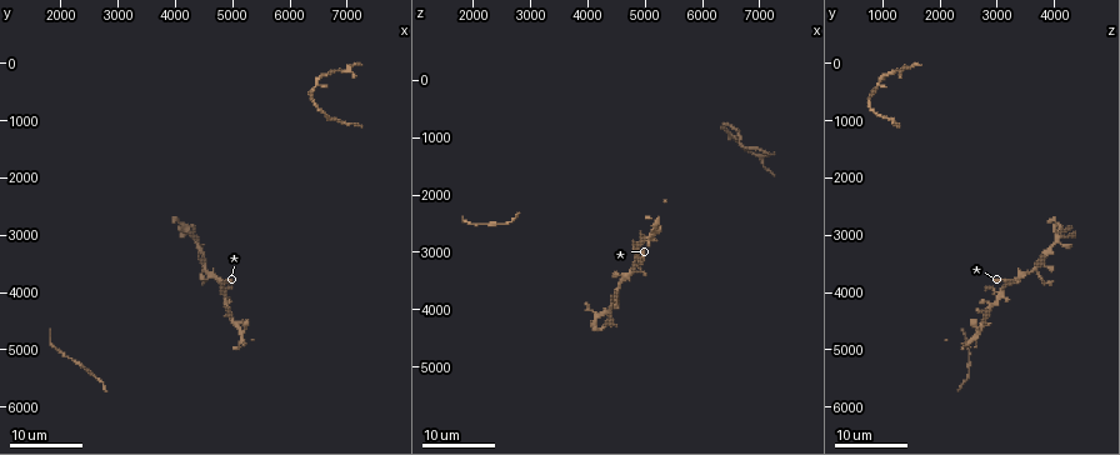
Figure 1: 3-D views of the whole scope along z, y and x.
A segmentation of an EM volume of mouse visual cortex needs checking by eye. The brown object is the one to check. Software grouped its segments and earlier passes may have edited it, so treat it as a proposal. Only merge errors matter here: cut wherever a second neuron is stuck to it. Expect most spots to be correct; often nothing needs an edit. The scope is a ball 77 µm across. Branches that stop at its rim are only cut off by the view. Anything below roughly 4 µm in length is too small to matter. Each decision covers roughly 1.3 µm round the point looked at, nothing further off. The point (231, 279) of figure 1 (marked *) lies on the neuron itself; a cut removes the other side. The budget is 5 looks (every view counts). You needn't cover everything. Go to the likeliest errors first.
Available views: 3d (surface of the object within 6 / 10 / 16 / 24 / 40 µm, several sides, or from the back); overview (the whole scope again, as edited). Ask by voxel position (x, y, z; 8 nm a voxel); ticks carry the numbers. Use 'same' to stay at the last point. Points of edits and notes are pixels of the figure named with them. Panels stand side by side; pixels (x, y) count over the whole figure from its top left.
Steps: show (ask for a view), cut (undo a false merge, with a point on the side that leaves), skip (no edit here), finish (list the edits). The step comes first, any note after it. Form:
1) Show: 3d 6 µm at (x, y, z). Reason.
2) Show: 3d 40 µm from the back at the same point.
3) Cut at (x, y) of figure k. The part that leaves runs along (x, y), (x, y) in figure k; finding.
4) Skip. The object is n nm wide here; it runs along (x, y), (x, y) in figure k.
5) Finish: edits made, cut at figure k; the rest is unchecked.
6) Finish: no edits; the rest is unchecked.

Show: 3d 24 µm at (4800, 3850, 3250). A fork.

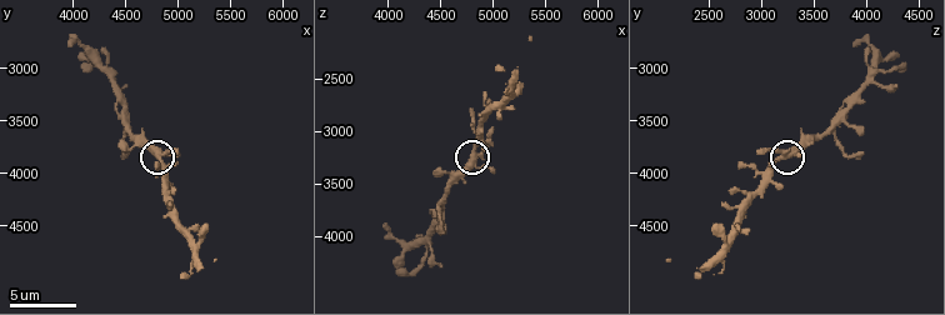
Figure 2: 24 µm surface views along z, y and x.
Show: 3d 10 µm at (4820, 3820, 3220). Zoom in.

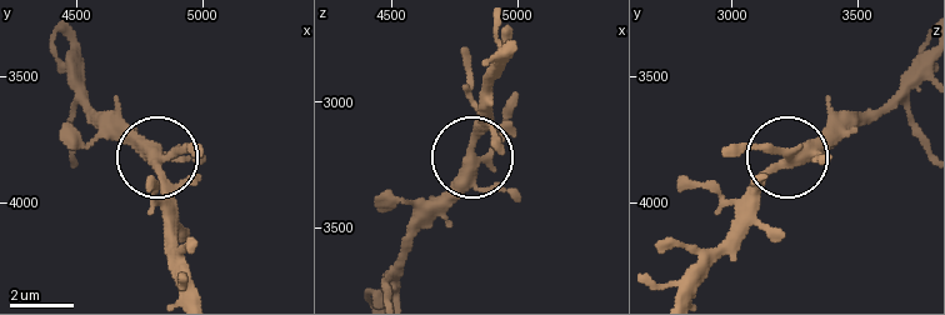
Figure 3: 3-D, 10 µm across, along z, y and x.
Skip. The object is 300 nm wide here; it runs along (731, 146), (794, 154), (839, 116) in figure 3; one neuron here.

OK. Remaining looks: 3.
Show: 3d 16 µm at (6500, 350, 950). Three-way junction.

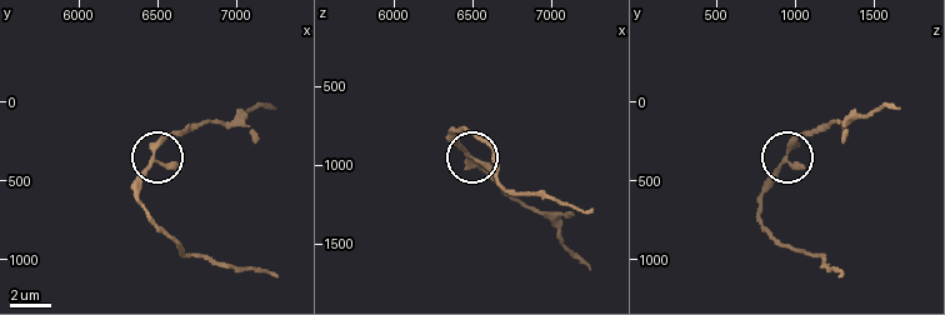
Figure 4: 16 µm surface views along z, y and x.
Show: 3d 6 µm at (6480, 380, 940). Closer look.

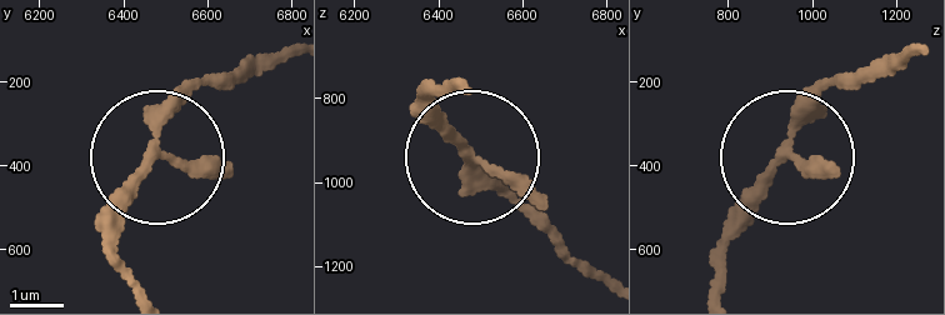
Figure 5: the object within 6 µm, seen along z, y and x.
Skip. 3 arms meet here; one neuron here.

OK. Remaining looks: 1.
Show: 3d 16 µm at (4500, 3580, 3680). Four or more arms meet.

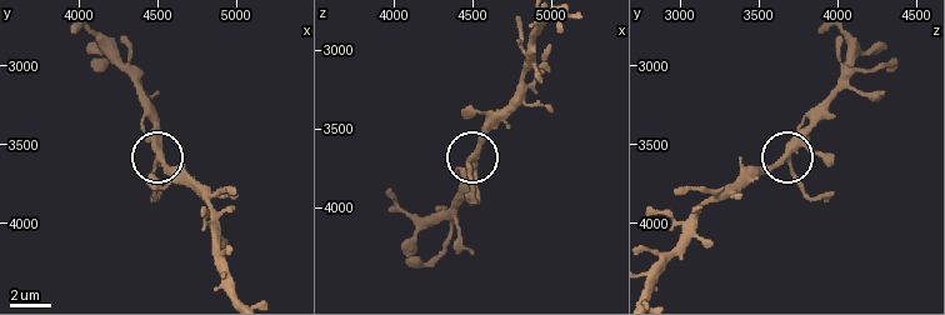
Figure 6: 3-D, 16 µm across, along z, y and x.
Skip. 4 arms meet here; continuous, no second neuron.

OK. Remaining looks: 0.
Finish: no edits; the rest is unchecked.

